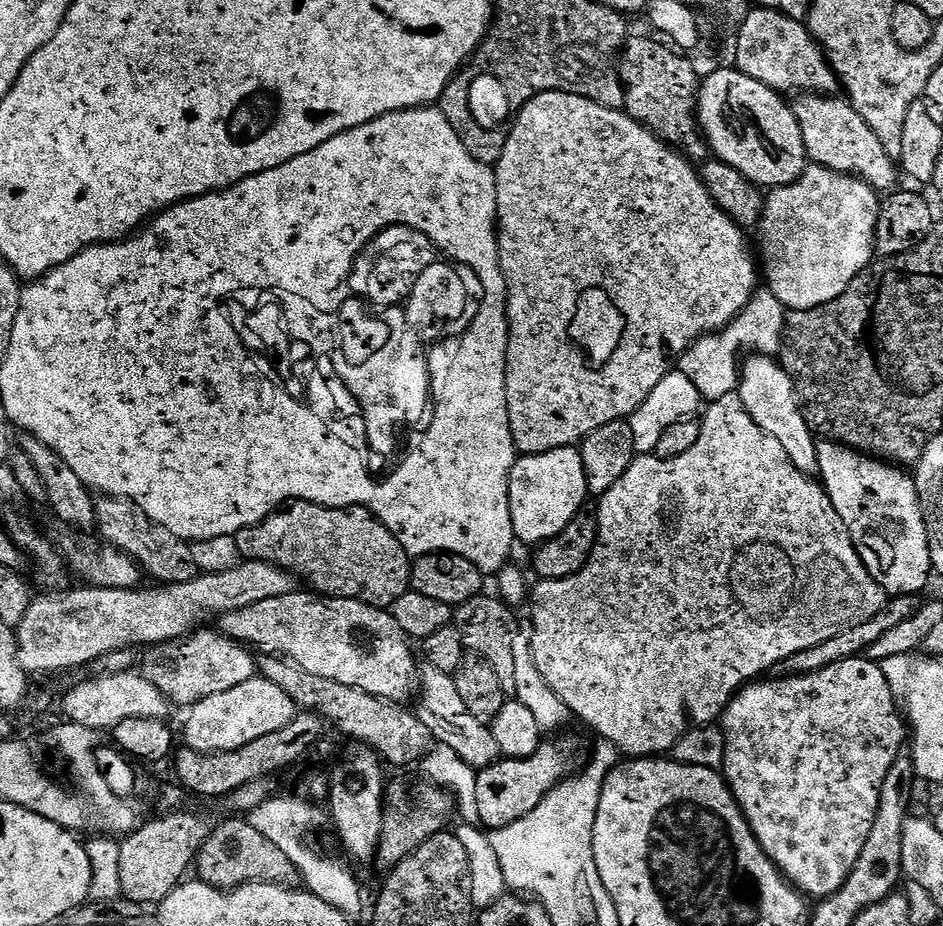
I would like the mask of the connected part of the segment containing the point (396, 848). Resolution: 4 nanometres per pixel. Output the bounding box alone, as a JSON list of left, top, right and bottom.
[379,782,457,866]

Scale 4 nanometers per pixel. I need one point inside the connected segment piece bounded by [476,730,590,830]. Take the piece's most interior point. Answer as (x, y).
(508, 790)

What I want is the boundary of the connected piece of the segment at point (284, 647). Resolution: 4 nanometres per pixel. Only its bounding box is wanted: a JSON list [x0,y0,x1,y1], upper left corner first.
[219,590,418,702]

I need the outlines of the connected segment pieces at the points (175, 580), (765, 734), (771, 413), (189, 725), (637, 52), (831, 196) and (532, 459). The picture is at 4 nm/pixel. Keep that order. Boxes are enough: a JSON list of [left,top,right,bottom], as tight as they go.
[[94,496,198,586],[722,658,906,898],[738,354,817,474],[182,678,298,752],[618,36,710,165],[754,163,881,312],[508,447,590,546]]

